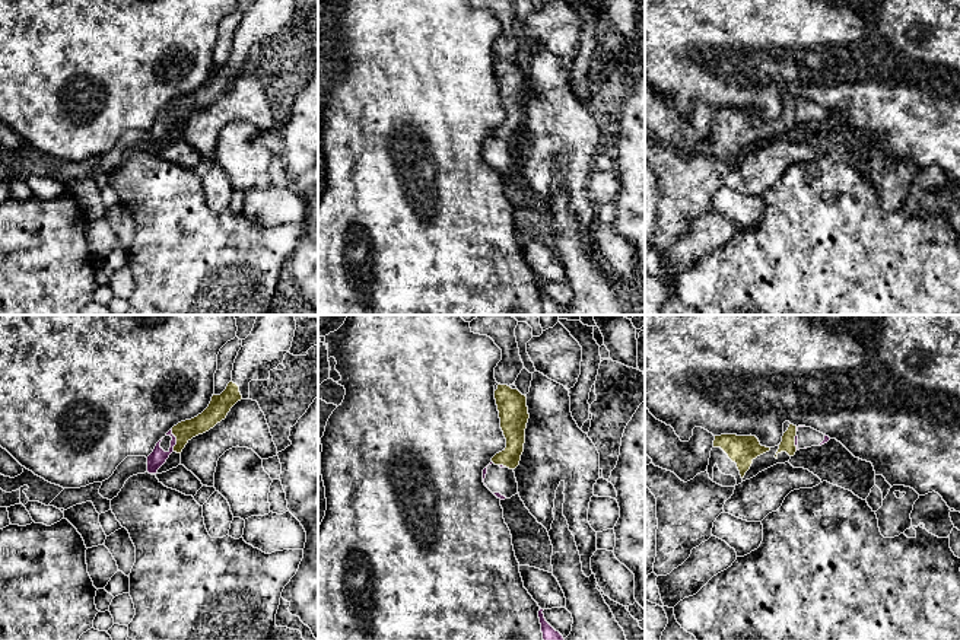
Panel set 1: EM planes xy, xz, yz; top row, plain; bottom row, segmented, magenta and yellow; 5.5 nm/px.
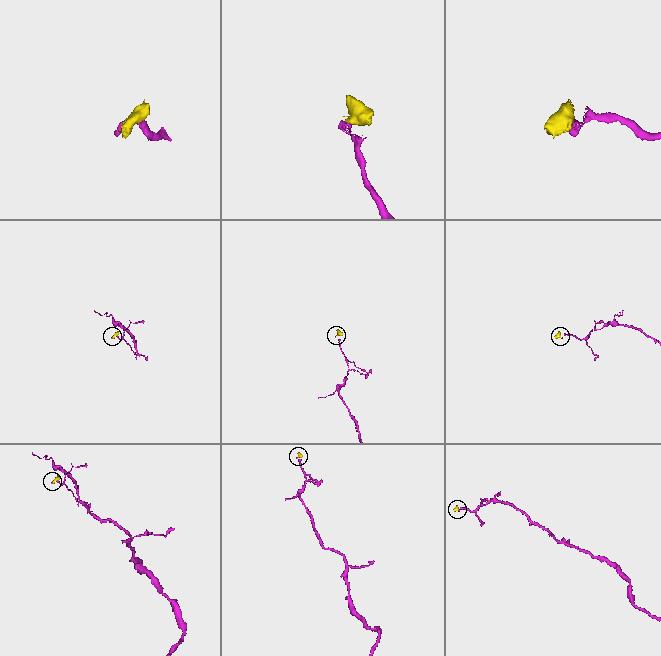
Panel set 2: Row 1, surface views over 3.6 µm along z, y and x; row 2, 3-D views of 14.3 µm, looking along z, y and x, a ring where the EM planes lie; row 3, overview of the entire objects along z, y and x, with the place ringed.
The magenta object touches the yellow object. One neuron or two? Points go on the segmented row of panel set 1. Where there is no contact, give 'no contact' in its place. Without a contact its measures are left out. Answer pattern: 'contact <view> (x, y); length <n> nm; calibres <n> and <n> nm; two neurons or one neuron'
contact xy (175, 441); length 130 nm; calibres 90 and 110 nm; two neurons

